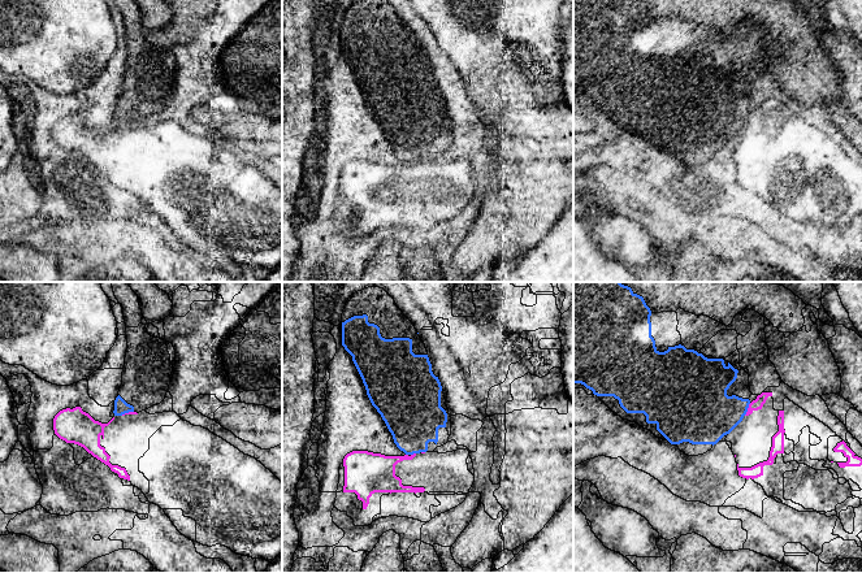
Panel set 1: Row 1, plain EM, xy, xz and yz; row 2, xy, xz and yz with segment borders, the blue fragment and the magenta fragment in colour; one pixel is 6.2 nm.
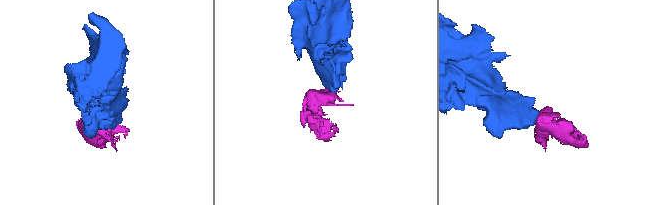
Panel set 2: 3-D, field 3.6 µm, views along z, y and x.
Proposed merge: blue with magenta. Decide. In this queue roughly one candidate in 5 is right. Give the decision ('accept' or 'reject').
reject

